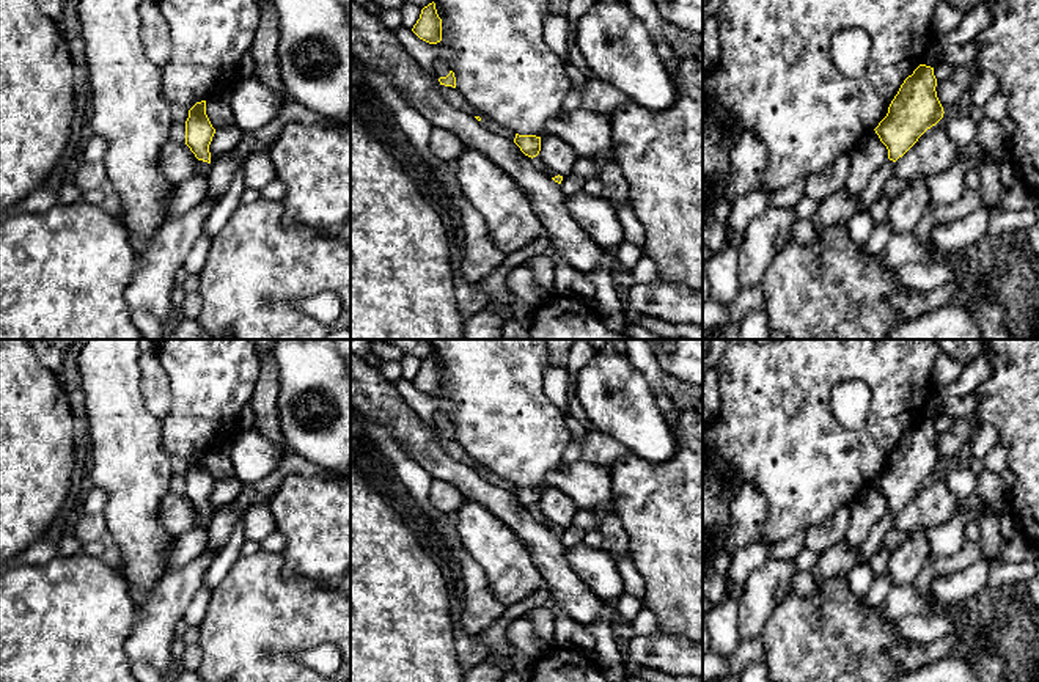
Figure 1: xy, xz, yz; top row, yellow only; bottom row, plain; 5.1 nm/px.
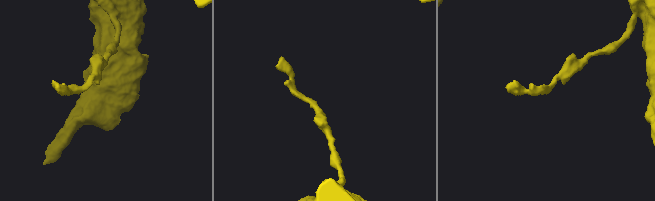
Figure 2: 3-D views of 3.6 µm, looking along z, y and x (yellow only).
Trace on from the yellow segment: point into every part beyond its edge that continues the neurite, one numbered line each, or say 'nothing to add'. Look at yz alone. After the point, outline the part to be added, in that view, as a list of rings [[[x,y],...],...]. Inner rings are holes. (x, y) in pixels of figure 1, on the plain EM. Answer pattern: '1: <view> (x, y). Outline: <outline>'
1: yz (874, 539). Outline: [[[887,512],[869,531],[866,541],[858,548],[858,564],[869,563],[882,547],[885,534],[894,526],[894,514]]]

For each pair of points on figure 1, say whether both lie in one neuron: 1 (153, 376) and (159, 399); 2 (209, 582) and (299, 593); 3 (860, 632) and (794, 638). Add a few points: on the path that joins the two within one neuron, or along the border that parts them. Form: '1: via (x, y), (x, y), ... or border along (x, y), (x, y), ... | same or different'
1: via (154, 382), (156, 393) | same
2: border along (241, 557), (212, 590) | different
3: via (844, 638), (810, 638) | same

